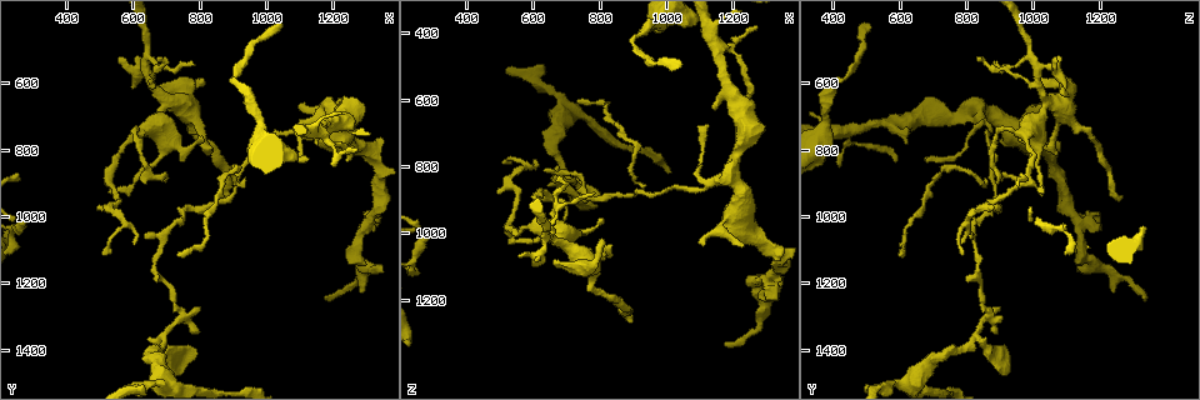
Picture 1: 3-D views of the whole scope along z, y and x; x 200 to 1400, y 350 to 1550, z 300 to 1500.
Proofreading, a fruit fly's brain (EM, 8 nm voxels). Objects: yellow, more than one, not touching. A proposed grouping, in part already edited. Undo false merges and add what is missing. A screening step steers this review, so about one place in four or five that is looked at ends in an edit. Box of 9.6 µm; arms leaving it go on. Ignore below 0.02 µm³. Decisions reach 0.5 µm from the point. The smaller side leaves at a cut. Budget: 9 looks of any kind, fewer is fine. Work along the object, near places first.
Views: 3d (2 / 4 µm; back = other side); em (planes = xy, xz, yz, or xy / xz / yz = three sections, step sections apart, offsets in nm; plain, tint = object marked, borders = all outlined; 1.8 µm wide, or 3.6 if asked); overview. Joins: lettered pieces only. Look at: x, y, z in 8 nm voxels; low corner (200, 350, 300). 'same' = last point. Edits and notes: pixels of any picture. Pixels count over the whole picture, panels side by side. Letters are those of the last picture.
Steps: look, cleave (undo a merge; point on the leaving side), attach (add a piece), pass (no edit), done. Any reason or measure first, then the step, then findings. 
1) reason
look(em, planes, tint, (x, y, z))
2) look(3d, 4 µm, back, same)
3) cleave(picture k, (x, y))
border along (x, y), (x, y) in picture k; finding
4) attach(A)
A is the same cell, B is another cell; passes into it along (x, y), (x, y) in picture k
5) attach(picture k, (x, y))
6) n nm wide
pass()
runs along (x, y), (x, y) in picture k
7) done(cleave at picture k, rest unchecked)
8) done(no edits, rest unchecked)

sudden change in width
look(em, xy, step 8, tint, (640, 550, 1010))

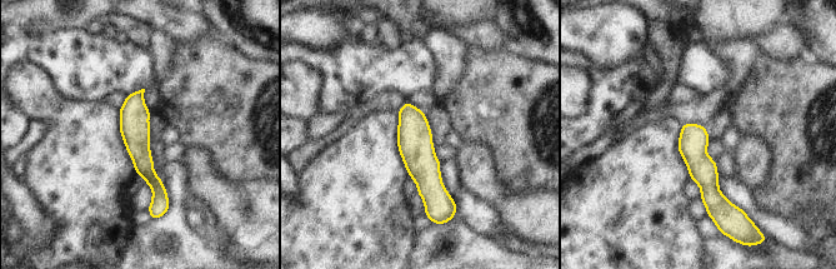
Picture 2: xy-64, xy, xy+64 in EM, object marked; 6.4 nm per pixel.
another direction
look(em, planes, borders, same)

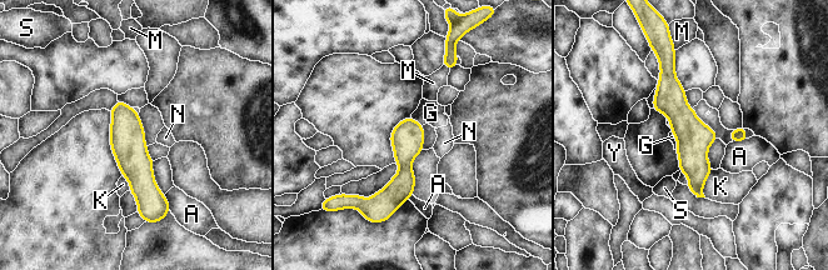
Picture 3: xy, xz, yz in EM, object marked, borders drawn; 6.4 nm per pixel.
pass()
A, G, K, M, N, S and Y are other cells; runs along (667, 66), (699, 194) in picture 3; continuous, no second neuron

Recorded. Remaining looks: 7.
tapers out
look(em, yz, step 4, tint, (1110, 660, 1050))

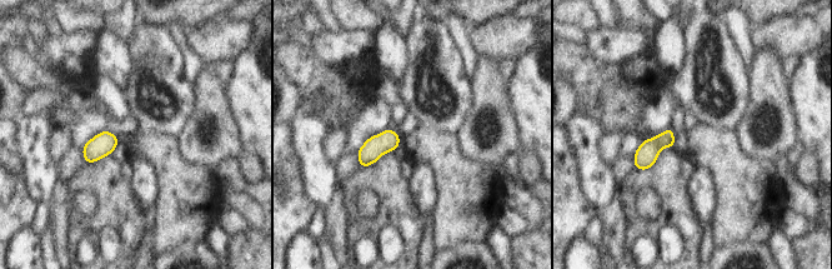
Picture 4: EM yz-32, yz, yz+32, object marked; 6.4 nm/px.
another direction
look(em, planes, borders, same)

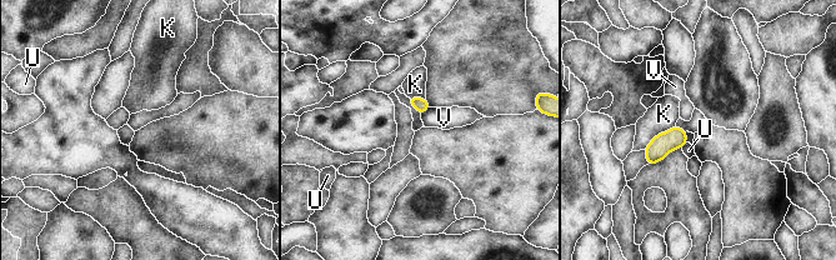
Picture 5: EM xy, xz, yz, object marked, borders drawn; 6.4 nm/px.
pass()
K, U and V are other cells; border along (430, 108), (421, 115) in picture 5; no lettered piece goes on from it

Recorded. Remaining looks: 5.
an open end
look(3d, 2 µm, (1180, 1240, 1320))

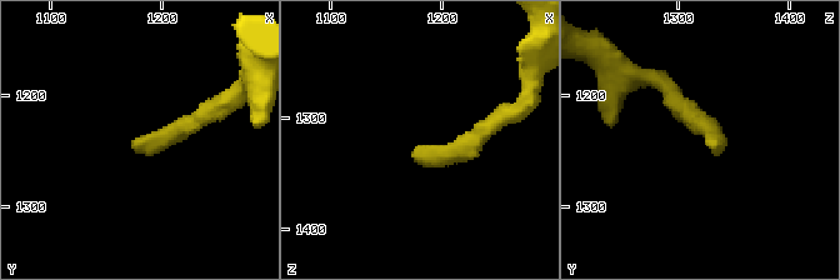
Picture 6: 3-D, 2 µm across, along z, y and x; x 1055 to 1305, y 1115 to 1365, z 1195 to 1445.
look(em, planes, plain, (1174, 1246, 1330))

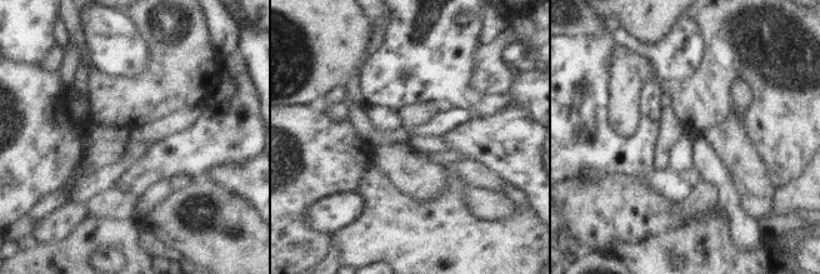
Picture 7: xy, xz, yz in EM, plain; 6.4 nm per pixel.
look(em, planes, borders, same)

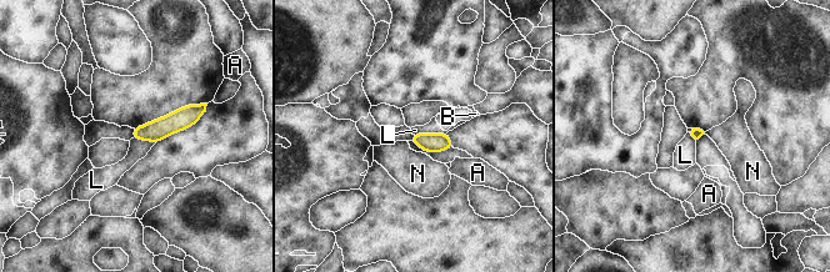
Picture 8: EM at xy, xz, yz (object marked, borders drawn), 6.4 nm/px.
L touches over 220 nm
pass()
A, B, L and N are other cells; no lettered piece goes on from it

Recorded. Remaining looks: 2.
abrupt turn
look(3d, 4 µm, (900, 580, 430))

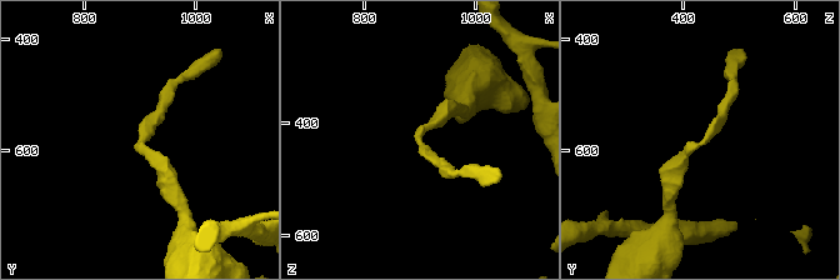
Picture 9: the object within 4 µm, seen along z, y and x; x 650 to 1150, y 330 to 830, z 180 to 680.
arms of 170, 240 nm
look(em, planes, borders, (900, 590, 430))

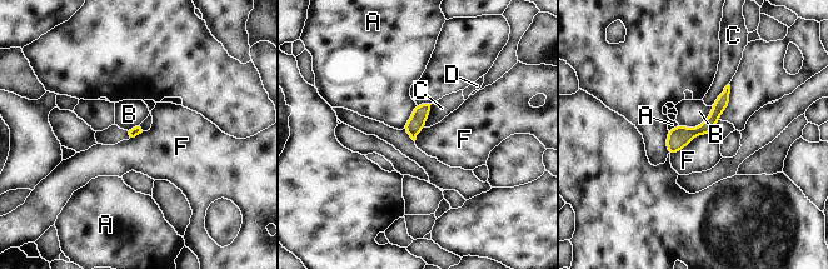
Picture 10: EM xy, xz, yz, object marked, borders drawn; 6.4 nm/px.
60 nm wide
pass()
A, B, C, D and F are other cells; runs along (727, 90), (716, 115), (671, 150) in picture 10; one neuron here

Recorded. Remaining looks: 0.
done(no edits, rest unchecked)

